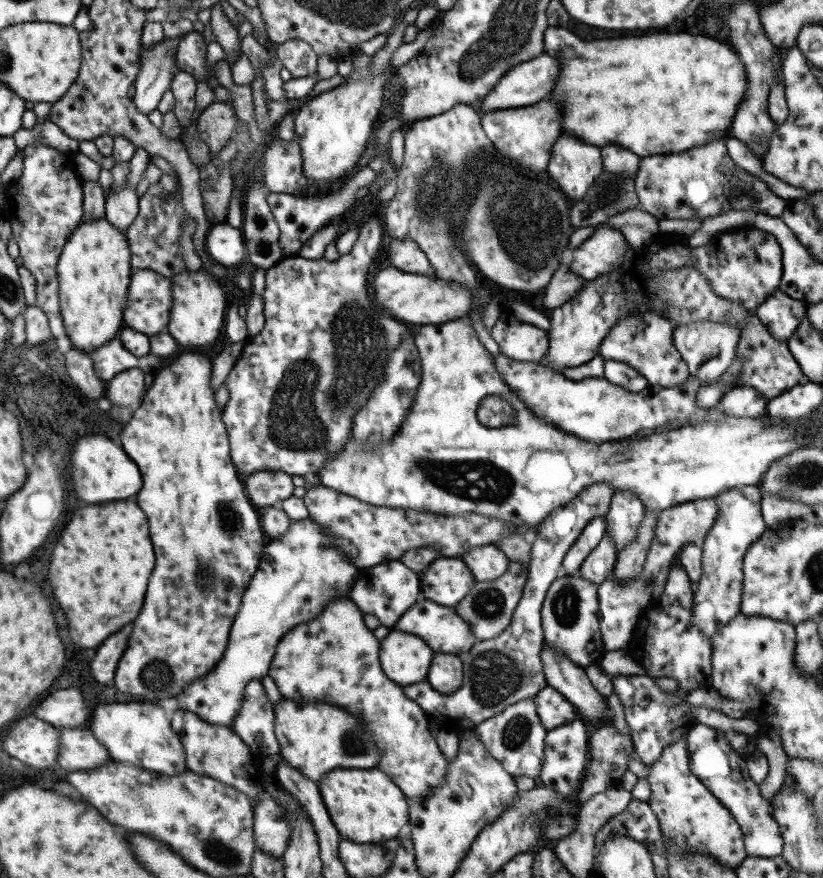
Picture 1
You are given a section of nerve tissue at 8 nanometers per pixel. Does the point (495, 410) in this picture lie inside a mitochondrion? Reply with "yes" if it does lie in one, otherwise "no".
yes

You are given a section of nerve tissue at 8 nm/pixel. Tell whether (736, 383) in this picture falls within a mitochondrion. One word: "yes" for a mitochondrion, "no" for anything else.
no

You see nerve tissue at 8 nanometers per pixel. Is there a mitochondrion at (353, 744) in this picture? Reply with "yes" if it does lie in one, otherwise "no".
yes

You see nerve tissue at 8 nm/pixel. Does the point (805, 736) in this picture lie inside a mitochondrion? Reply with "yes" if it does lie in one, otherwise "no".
no

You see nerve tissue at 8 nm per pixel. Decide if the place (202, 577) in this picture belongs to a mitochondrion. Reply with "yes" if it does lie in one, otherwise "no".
yes

